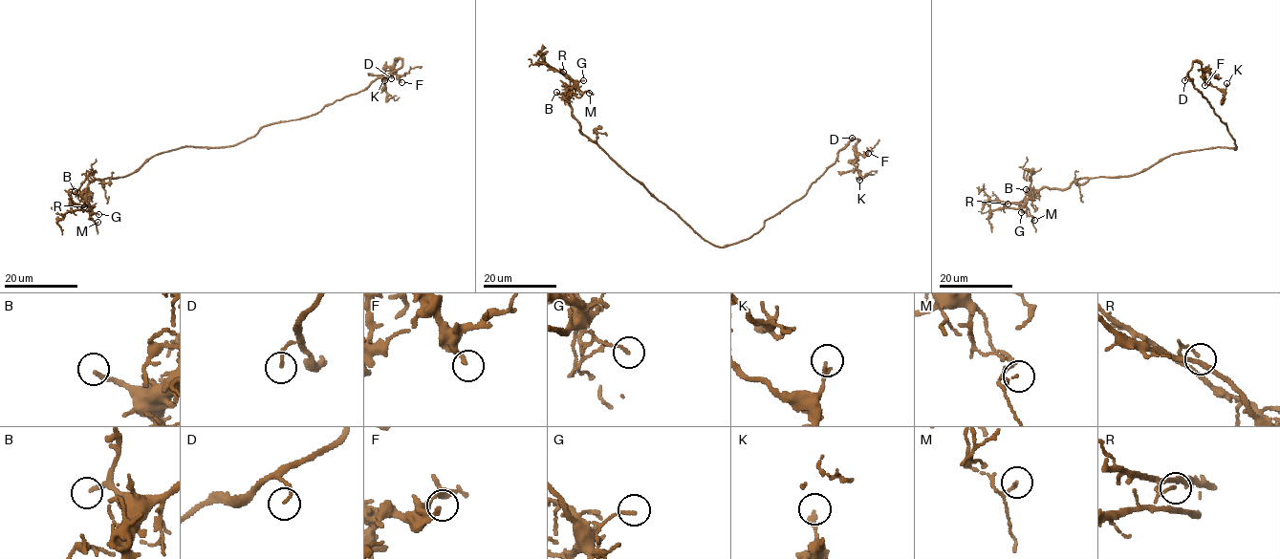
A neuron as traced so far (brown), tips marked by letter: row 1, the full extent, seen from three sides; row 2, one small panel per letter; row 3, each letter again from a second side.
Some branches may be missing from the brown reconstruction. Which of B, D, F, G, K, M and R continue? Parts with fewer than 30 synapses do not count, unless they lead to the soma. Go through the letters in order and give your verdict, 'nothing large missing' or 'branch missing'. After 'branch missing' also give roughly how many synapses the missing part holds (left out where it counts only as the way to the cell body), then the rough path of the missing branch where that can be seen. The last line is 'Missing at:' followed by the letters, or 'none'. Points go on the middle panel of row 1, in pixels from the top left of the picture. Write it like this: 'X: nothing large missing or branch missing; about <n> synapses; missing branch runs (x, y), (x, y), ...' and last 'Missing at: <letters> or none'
B: branch missing
D: nothing large missing
F: nothing large missing
G: nothing large missing
K: nothing large missing
M: nothing large missing
R: nothing large missing
Missing at: B

